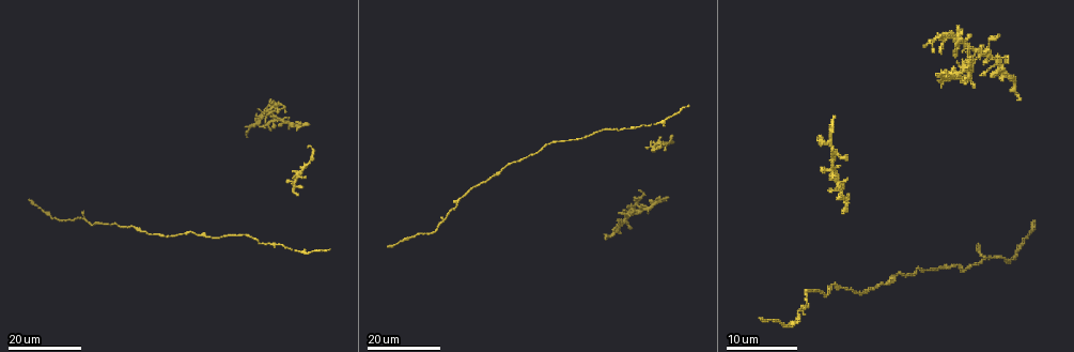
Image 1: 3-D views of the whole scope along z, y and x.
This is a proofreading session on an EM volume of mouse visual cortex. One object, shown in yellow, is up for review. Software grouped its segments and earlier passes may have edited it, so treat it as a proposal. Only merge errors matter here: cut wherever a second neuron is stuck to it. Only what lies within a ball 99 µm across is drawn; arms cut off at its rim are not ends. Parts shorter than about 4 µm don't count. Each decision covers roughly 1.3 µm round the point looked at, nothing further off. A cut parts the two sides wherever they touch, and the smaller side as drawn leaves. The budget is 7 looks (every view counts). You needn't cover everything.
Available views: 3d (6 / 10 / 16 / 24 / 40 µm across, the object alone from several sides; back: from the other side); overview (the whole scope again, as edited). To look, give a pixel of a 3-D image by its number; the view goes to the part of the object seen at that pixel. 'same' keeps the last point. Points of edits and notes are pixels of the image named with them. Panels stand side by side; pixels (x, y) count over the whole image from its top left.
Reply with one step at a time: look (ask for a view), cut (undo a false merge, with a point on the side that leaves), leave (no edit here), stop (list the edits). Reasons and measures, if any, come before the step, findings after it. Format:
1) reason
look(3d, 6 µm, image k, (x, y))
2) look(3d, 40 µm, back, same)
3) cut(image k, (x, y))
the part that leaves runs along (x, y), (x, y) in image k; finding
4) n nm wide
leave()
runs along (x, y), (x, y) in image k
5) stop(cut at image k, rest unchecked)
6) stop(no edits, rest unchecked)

sharp bend
look(3d, 16 µm, image 1, (273, 118))

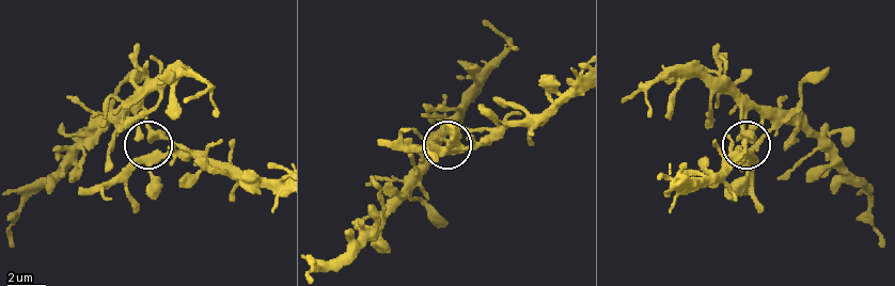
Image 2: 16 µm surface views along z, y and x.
look(3d, 6 µm, image 2, (158, 154))

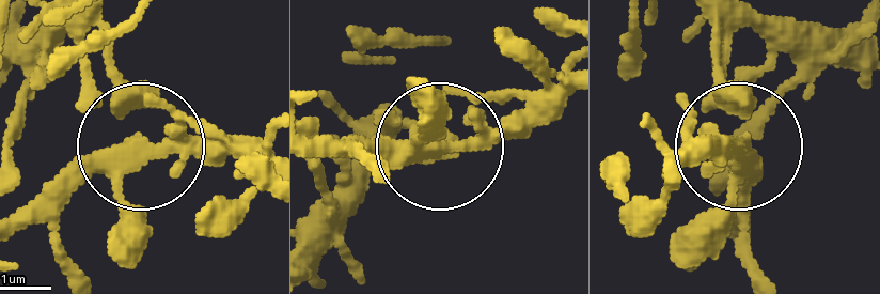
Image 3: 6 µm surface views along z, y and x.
5 arms
leave()
all the same neuron

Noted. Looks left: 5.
look(3d, 24 µm, image 1, (280, 243))

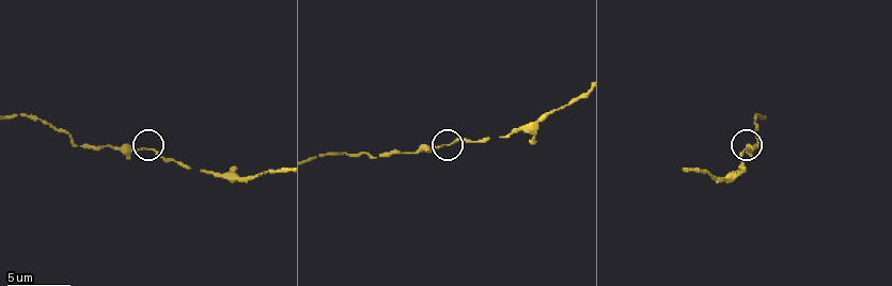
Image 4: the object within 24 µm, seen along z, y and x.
look(3d, 10 µm, image 4, (145, 149))

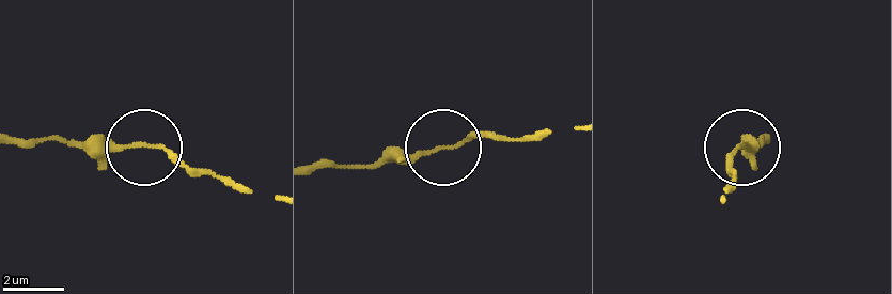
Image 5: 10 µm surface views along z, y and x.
look(3d, 10 µm, back, image 5, (438, 150))

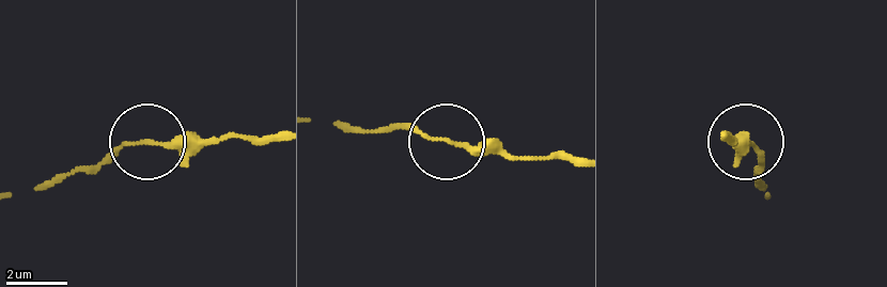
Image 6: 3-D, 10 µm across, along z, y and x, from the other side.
side arm 18 µm
leave()
runs along (274, 138), (136, 145), (92, 173) in image 6; one neuron here

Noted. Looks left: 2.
thick turns thin
look(3d, 16 µm, image 4, (245, 178))

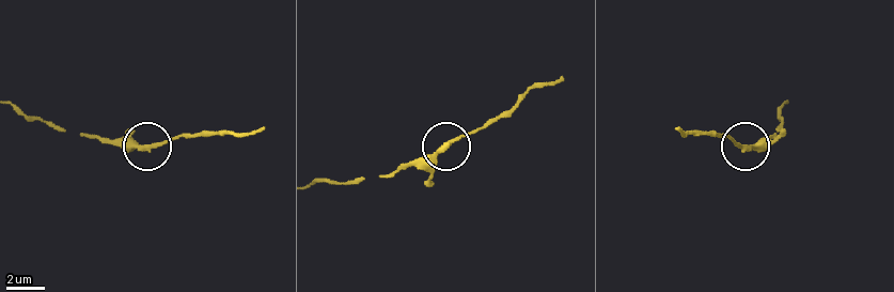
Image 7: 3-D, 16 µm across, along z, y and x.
240 nm wide
leave()
runs along (16, 110), (67, 131), (145, 147), (187, 137) in image 7; continuous, no second neuron

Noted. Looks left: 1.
stop(no edits, rest unchecked)

